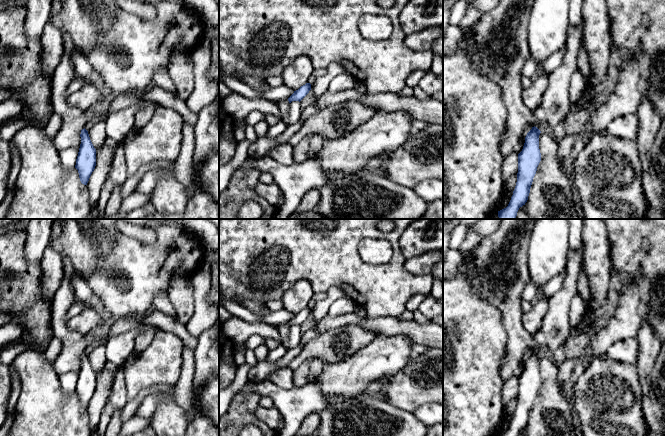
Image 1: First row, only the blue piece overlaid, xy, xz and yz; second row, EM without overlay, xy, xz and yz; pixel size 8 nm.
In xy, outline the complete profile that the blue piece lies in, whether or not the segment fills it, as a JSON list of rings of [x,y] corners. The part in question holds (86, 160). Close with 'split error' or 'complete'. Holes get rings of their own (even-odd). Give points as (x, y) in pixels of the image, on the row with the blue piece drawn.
[[[85,128],[81,130],[80,137],[81,144],[75,168],[78,170],[81,183],[87,185],[96,166],[96,149],[94,148],[88,131]]] | complete

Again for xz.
[[[306,83],[301,86],[298,90],[294,91],[294,93],[288,98],[289,103],[292,101],[301,101],[311,90],[311,84]]] | complete

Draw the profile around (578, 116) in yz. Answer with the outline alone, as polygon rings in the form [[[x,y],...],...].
[[[581,99],[576,104],[570,104],[570,110],[563,122],[566,135],[577,137],[584,132],[593,107],[589,102],[582,104]]]

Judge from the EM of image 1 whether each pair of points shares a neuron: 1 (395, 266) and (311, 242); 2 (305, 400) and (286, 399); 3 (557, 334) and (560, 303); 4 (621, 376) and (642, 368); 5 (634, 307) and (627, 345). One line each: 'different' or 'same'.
1: same
2: same
3: same
4: different
5: different

